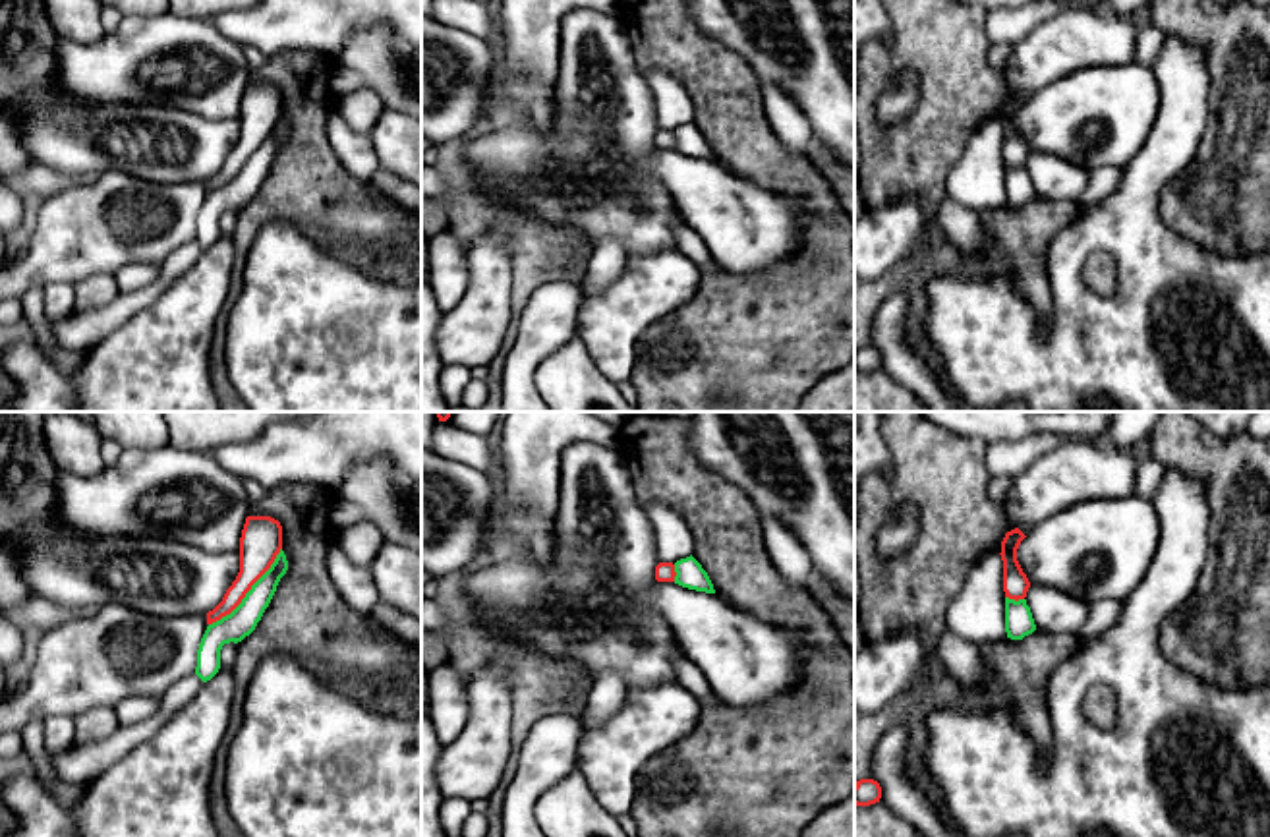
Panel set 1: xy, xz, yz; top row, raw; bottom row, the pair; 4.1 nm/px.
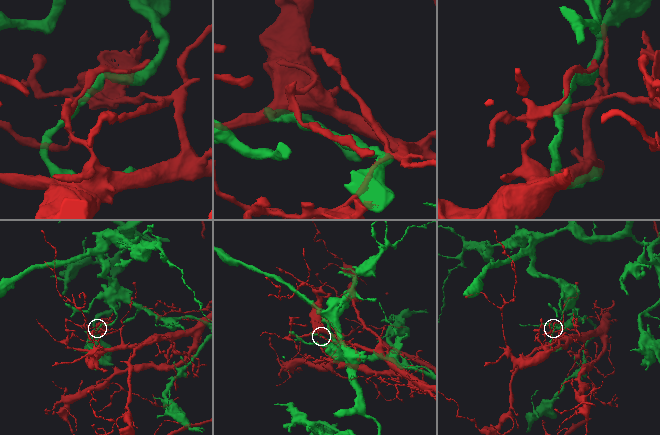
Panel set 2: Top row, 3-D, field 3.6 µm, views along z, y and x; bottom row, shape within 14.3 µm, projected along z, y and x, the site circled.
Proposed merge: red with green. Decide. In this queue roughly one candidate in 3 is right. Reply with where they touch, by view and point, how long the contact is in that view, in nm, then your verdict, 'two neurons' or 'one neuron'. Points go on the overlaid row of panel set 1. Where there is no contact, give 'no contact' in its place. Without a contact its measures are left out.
xy (250, 588) | 440 nm | two neurons

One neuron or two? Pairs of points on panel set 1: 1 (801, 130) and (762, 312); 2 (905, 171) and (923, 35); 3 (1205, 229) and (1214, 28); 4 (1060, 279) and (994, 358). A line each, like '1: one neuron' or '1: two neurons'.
1: two neurons
2: one neuron
3: one neuron
4: one neuron

